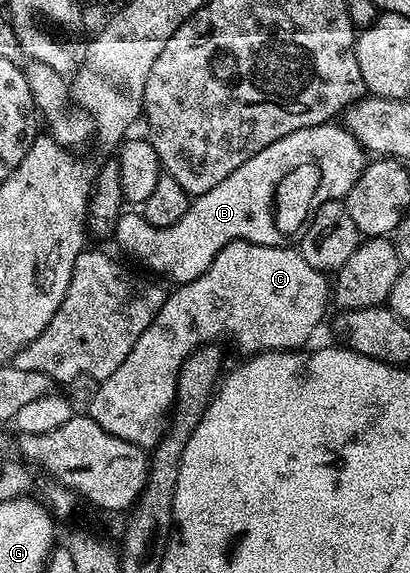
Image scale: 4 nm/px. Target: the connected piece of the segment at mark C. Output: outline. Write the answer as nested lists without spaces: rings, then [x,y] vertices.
[[[231,241],[217,255],[213,262],[206,269],[205,274],[199,275],[193,282],[178,284],[165,298],[163,307],[159,307],[159,311],[155,315],[155,319],[151,319],[151,323],[147,327],[147,331],[143,331],[143,335],[139,335],[139,339],[135,339],[135,347],[131,351],[131,355],[127,355],[127,359],[123,359],[123,363],[119,363],[119,367],[115,367],[115,371],[111,371],[111,375],[107,375],[107,379],[103,379],[96,386],[97,389],[93,393],[93,398],[89,401],[88,416],[95,419],[95,423],[99,423],[99,427],[103,427],[103,431],[107,431],[111,435],[115,435],[119,439],[127,439],[127,443],[138,445],[143,450],[152,451],[153,448],[160,443],[162,437],[167,432],[167,422],[171,416],[171,410],[174,401],[177,399],[177,376],[183,364],[196,349],[203,345],[220,342],[220,337],[233,337],[233,341],[239,348],[245,352],[245,355],[256,355],[258,353],[279,353],[282,351],[297,351],[309,341],[309,336],[317,329],[317,324],[325,317],[325,308],[331,305],[331,281],[329,281],[324,272],[315,267],[311,267],[311,263],[307,263],[307,259],[303,259],[303,255],[296,248],[282,246],[263,246],[256,245],[247,241]]]

